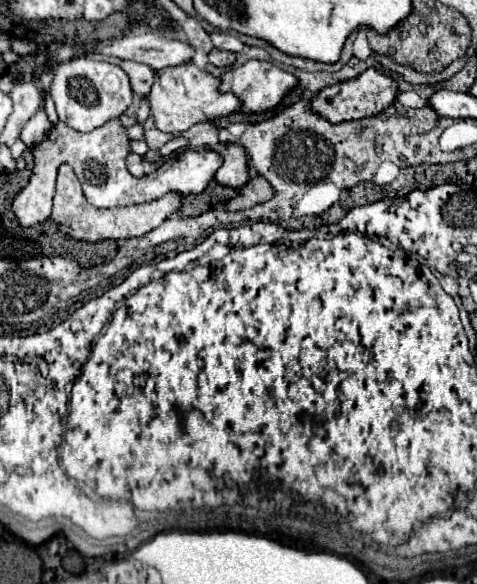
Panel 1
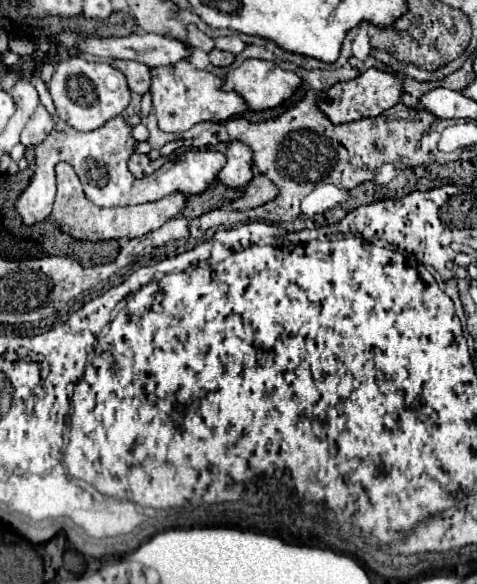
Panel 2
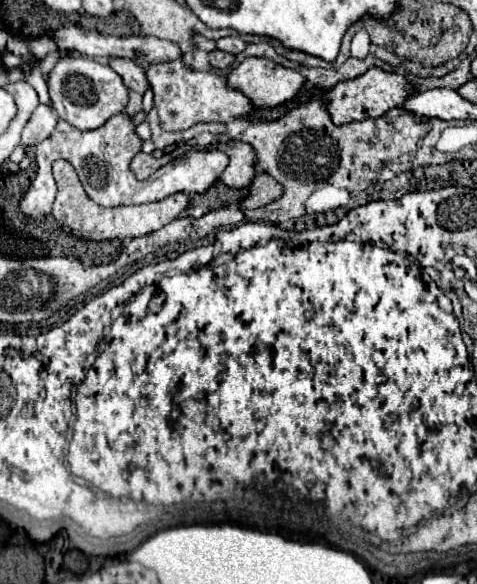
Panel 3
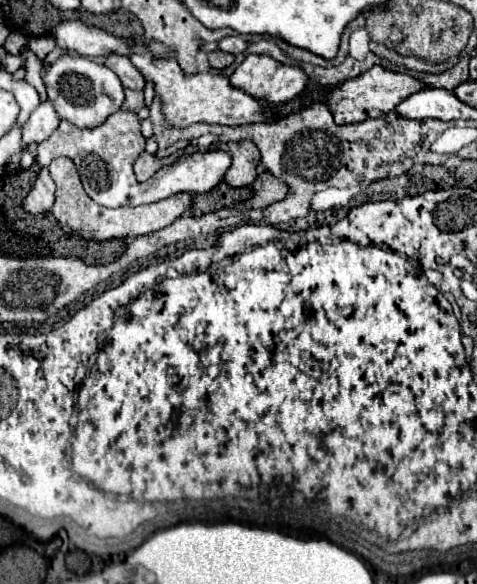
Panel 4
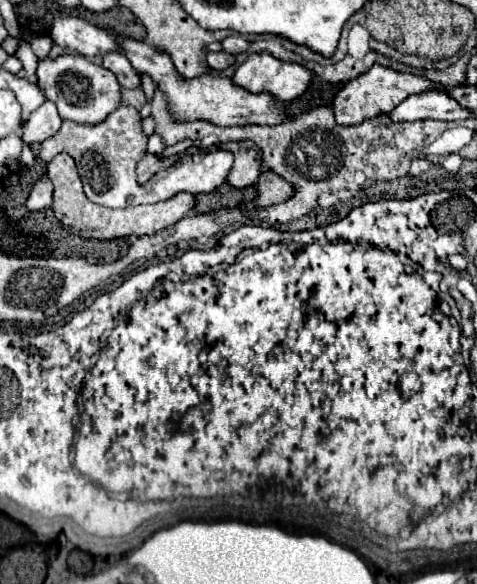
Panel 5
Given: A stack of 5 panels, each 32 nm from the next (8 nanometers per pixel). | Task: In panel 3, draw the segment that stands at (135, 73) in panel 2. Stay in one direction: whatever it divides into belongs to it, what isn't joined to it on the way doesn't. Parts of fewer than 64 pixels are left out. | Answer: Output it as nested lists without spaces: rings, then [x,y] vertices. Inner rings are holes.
[[[112,58],[112,60],[110,60],[110,68],[116,70],[116,72],[124,78],[124,82],[126,82],[126,86],[128,86],[130,90],[140,92],[140,94],[144,94],[144,92],[148,90],[148,86],[150,86],[148,76],[146,76],[144,68],[142,68],[140,64],[136,64],[134,60]]]

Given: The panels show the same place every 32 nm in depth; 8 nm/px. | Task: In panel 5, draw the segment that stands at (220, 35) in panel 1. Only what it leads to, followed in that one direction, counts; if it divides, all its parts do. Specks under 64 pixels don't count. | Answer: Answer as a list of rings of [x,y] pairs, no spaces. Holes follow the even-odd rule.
[[[228,36],[220,44],[222,44],[222,50],[228,54],[240,54],[248,50],[248,42],[242,36]]]

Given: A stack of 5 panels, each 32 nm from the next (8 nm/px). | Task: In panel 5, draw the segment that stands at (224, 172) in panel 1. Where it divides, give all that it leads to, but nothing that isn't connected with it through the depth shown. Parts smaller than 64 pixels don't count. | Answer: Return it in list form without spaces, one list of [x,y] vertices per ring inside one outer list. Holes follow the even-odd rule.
[[[252,140],[228,142],[228,144],[220,144],[220,148],[230,150],[234,154],[234,166],[232,166],[226,182],[236,188],[252,186],[260,176],[260,166],[262,166],[260,148]]]

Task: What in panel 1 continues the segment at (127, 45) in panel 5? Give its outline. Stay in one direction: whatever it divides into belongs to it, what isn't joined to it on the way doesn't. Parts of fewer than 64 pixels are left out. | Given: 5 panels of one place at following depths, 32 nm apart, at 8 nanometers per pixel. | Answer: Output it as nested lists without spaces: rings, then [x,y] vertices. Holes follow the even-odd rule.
[[[192,62],[158,70],[156,82],[148,94],[150,116],[154,118],[154,126],[162,132],[178,134],[198,122],[222,118],[240,110],[238,98],[234,94],[220,94],[218,86],[220,86],[220,78],[214,78],[212,74],[208,74],[206,70],[198,68]]]

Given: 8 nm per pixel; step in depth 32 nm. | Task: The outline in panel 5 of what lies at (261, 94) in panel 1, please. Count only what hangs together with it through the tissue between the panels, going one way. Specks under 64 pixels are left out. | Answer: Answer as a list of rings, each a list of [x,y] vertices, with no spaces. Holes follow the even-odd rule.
[[[250,54],[232,76],[232,82],[252,94],[272,94],[280,102],[298,98],[310,84],[312,74],[300,66],[276,60],[274,56]]]

